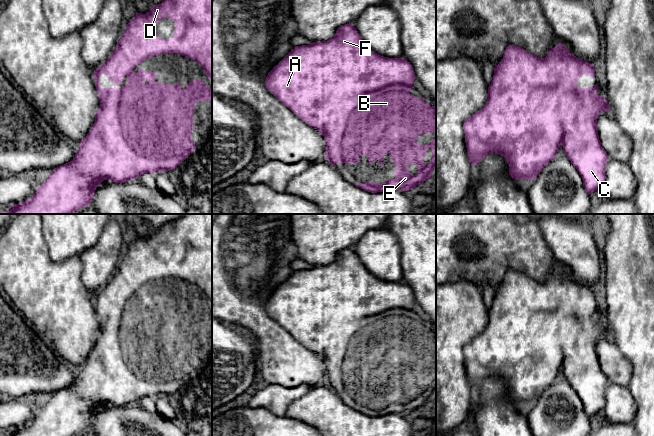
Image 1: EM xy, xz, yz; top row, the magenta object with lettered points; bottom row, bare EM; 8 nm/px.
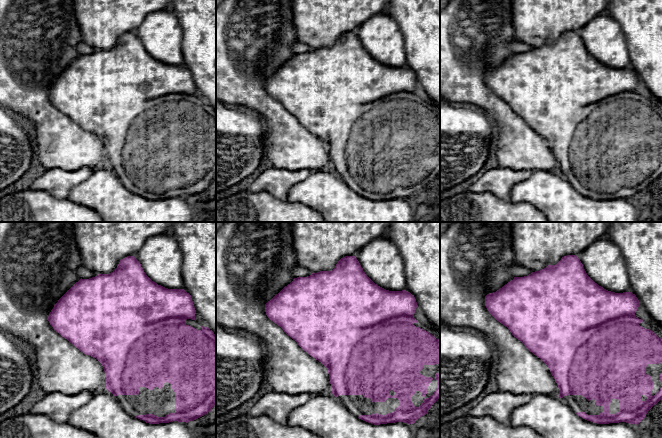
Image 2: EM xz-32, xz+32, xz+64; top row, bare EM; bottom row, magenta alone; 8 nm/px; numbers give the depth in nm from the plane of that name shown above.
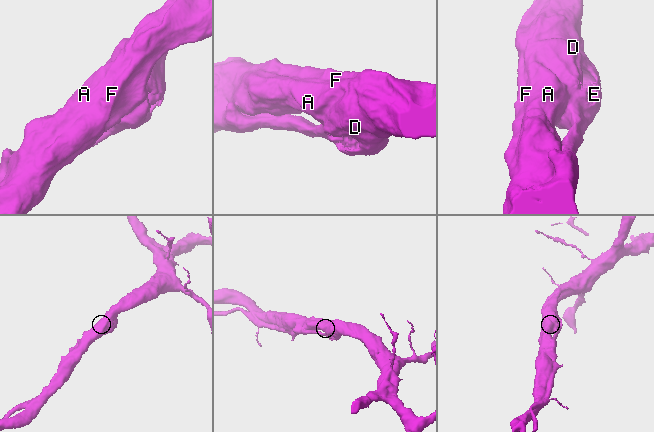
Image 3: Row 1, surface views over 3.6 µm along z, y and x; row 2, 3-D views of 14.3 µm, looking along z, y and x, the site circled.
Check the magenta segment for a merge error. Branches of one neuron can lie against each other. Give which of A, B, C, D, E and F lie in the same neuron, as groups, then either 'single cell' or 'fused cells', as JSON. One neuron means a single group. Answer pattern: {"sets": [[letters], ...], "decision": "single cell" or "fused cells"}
{"sets": [["A", "B", "C", "D", "E", "F"]], "decision": "single cell"}

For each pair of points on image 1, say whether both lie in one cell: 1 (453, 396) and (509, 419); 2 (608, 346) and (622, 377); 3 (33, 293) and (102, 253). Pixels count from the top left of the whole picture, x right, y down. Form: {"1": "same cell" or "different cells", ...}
{"1": "different cells", "2": "same cell", "3": "different cells"}

